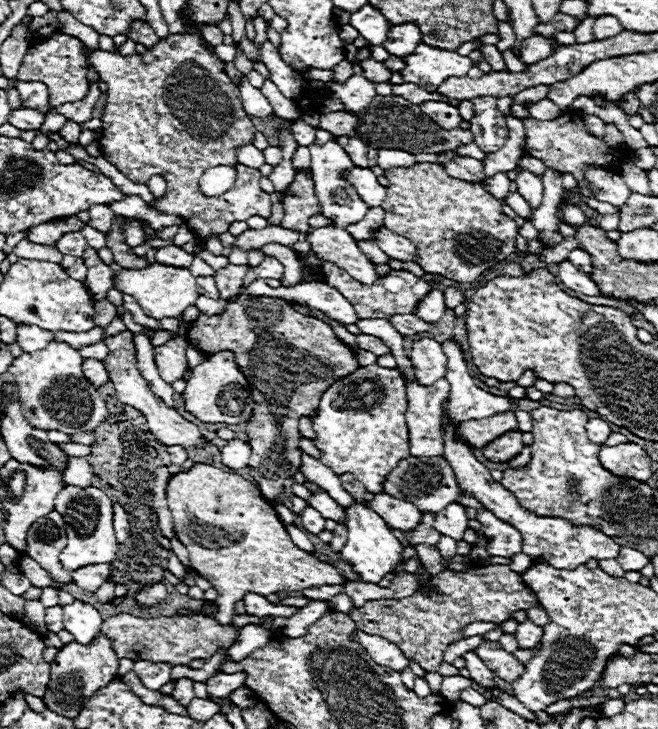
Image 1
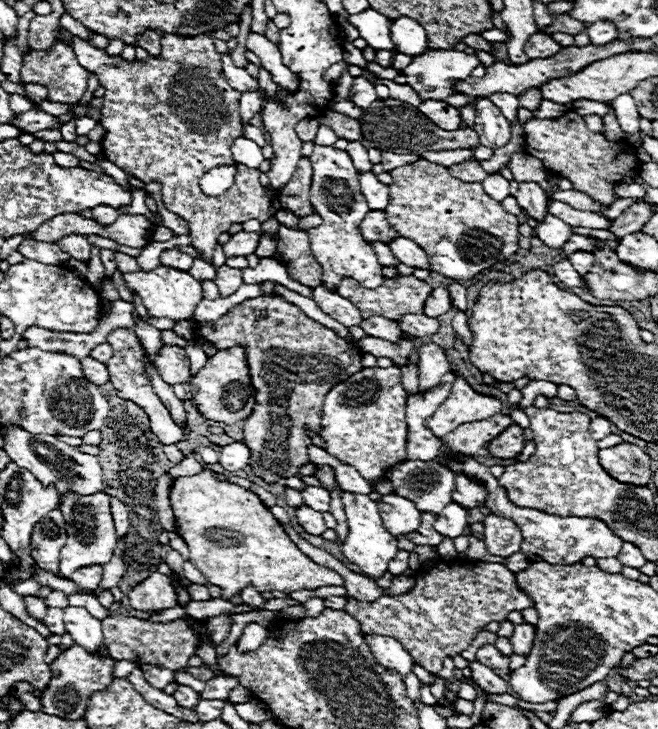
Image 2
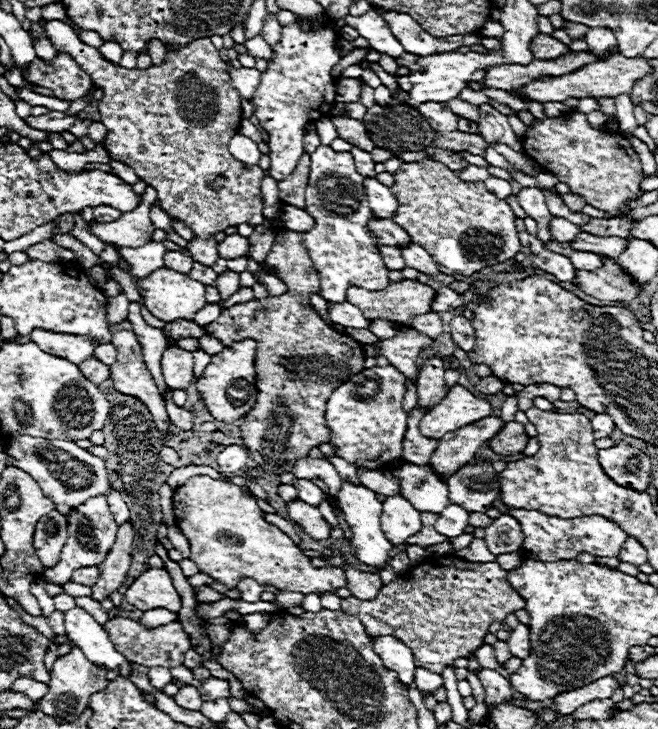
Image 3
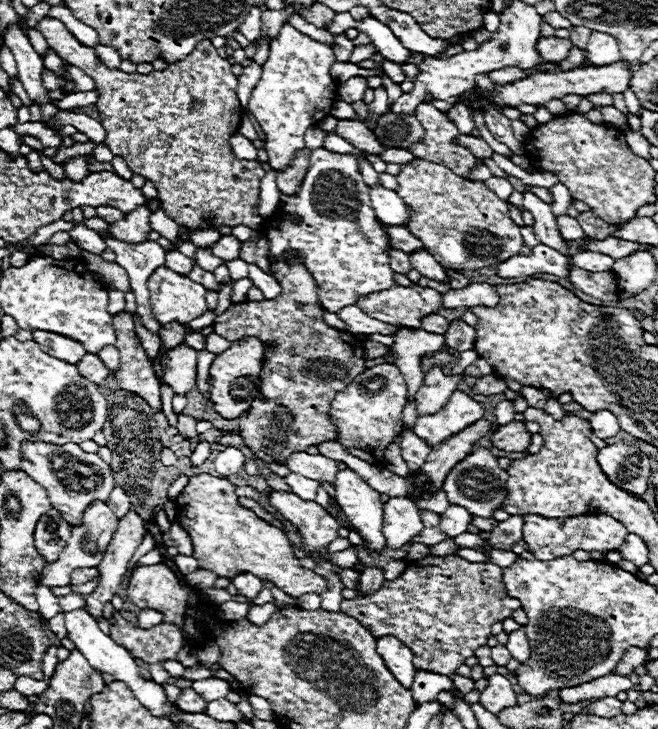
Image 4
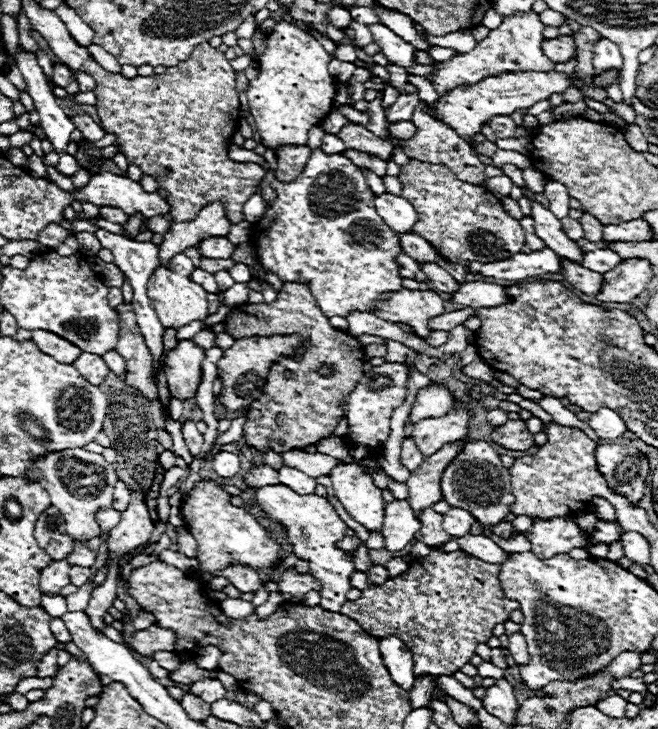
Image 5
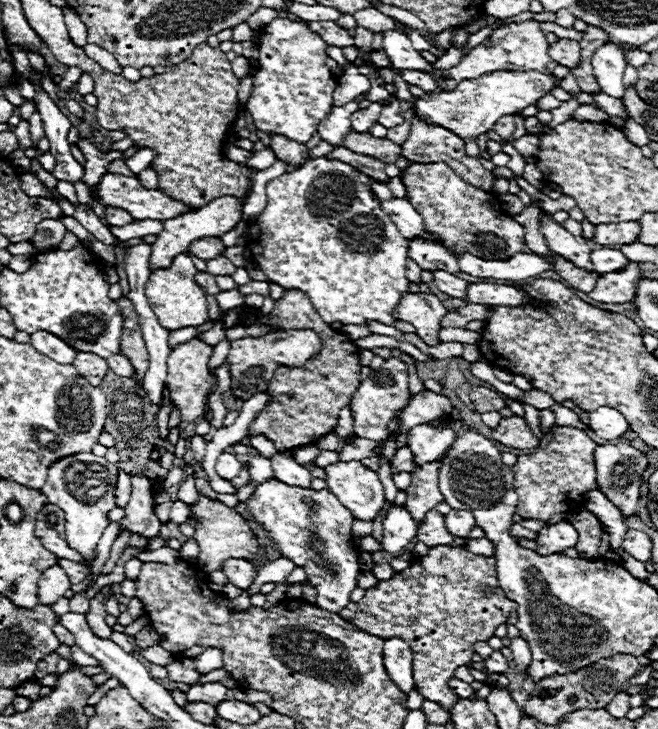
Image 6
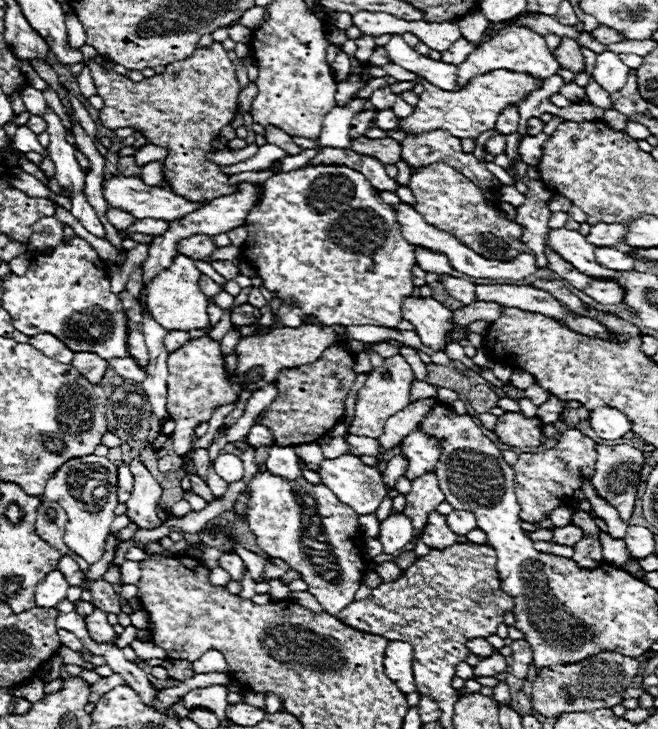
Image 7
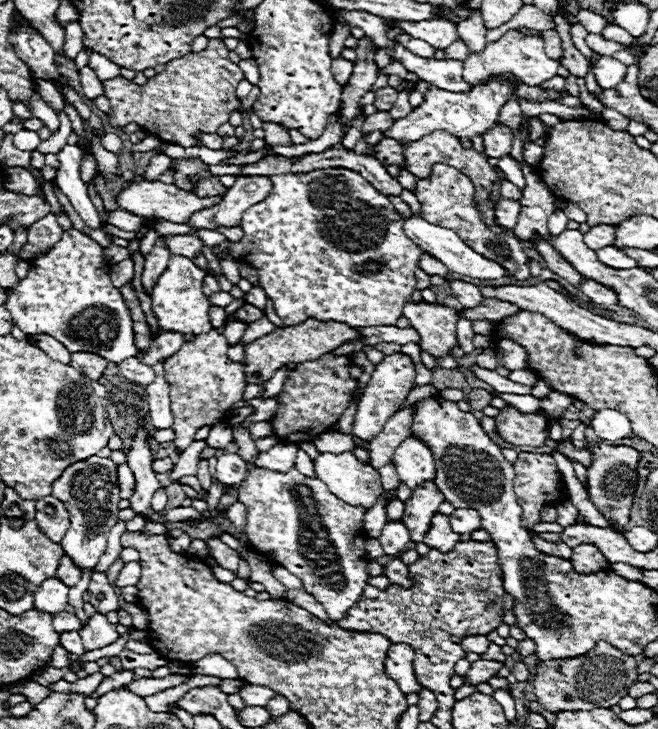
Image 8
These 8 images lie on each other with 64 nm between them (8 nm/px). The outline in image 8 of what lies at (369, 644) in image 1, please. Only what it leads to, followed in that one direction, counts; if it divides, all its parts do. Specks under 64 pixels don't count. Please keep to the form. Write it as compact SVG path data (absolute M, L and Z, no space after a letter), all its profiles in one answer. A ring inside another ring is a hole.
M392 644L388 654L386 654L386 674L390 678L394 678L394 682L398 684L398 688L404 692L404 694L410 694L410 692L418 692L422 686L418 686L418 680L416 680L416 674L414 674L414 650L412 646L408 644Z

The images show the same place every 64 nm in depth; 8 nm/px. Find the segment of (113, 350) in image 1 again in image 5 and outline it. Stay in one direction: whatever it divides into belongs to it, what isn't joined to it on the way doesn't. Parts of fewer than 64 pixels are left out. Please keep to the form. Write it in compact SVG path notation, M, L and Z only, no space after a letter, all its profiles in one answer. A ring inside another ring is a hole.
M120 304L116 310L120 312L120 326L122 326L122 334L118 340L118 354L122 354L122 358L126 358L128 364L128 372L124 376L126 384L140 390L148 400L156 400L158 390L156 384L150 382L152 354L146 348L144 338L140 336L136 314L130 304Z

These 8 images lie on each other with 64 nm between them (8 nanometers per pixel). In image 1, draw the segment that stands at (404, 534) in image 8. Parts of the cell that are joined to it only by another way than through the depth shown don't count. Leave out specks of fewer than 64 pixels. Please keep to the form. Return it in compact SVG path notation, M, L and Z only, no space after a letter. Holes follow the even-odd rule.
M376 494L374 500L370 502L372 510L378 512L384 522L392 528L392 530L414 530L418 524L420 524L420 518L422 518L422 512L412 504L412 502L406 502L406 500L398 500L398 498L392 498L388 494Z

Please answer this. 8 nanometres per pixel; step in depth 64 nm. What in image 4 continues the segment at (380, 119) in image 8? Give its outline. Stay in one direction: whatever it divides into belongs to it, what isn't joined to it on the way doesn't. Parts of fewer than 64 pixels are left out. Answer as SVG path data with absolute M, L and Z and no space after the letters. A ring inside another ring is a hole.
M512 2L512 6L500 14L498 32L494 32L492 38L488 42L480 44L476 50L460 52L450 58L426 56L424 62L418 64L420 74L414 78L414 90L402 94L390 106L390 110L394 110L394 114L414 114L416 106L420 102L424 102L424 94L432 94L438 100L454 98L456 94L472 90L476 86L474 80L478 74L490 74L492 70L502 70L508 66L516 66L522 70L538 68L544 62L536 50L536 44L540 38L540 26L542 26L542 16L534 10L534 6L526 6L522 2Z

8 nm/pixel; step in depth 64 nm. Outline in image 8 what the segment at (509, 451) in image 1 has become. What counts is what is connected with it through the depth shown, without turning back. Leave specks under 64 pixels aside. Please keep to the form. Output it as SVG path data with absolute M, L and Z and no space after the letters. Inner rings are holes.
M512 406L500 410L496 420L496 432L514 446L544 446L548 436L548 416L544 412L524 414Z

